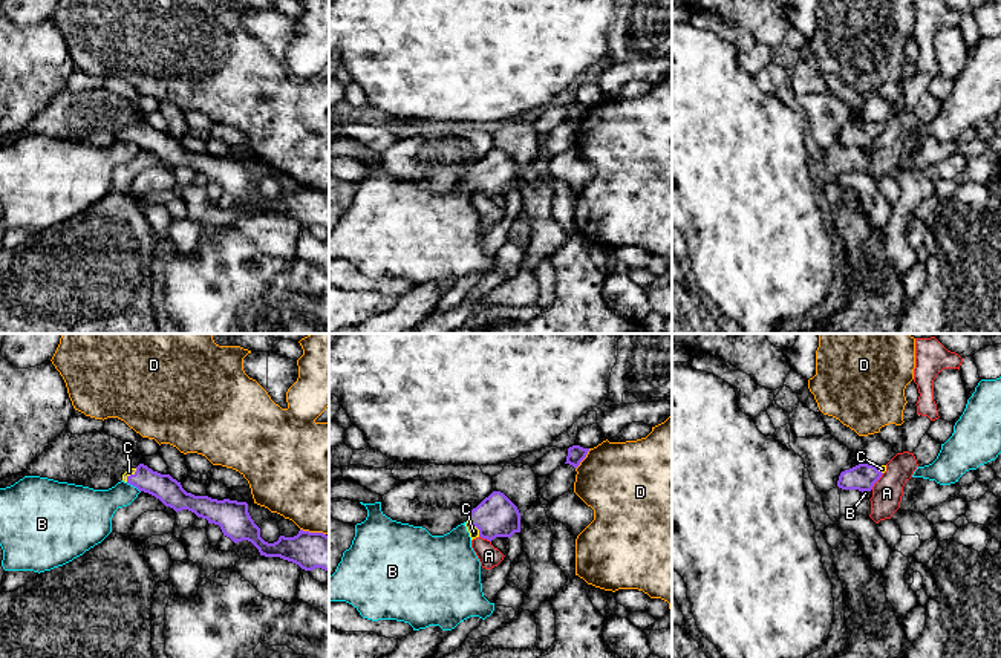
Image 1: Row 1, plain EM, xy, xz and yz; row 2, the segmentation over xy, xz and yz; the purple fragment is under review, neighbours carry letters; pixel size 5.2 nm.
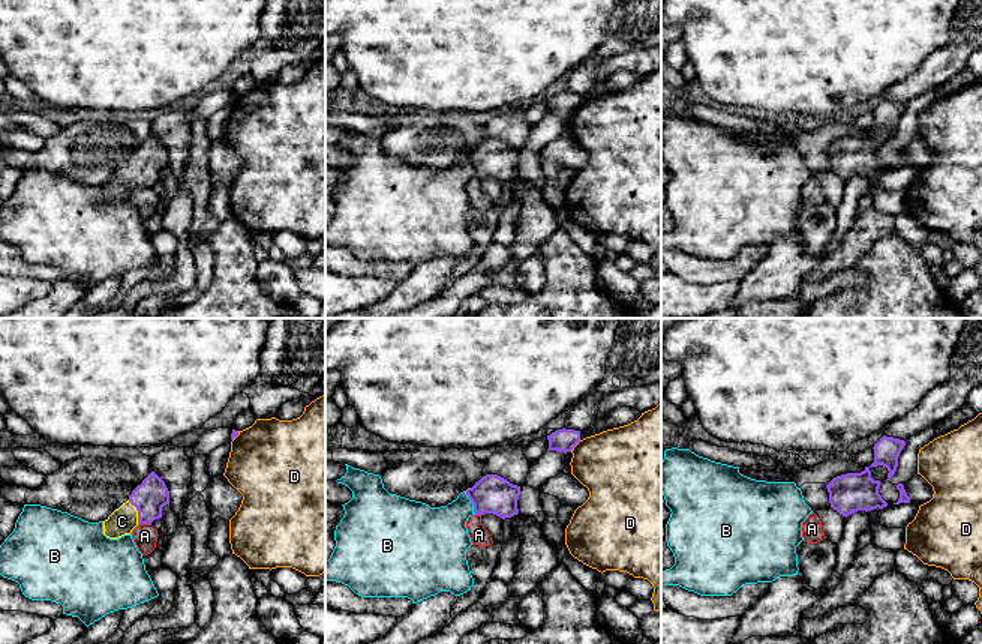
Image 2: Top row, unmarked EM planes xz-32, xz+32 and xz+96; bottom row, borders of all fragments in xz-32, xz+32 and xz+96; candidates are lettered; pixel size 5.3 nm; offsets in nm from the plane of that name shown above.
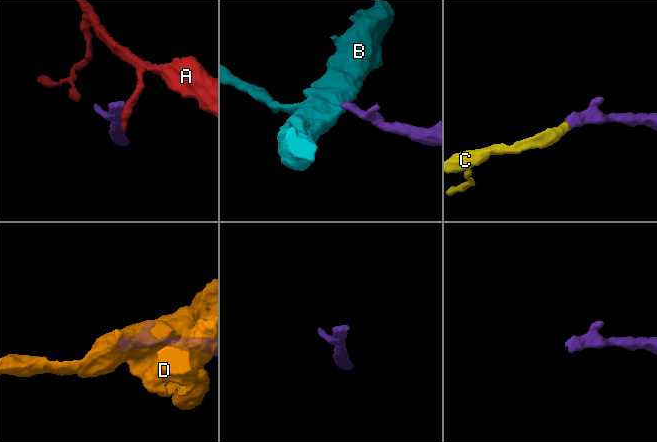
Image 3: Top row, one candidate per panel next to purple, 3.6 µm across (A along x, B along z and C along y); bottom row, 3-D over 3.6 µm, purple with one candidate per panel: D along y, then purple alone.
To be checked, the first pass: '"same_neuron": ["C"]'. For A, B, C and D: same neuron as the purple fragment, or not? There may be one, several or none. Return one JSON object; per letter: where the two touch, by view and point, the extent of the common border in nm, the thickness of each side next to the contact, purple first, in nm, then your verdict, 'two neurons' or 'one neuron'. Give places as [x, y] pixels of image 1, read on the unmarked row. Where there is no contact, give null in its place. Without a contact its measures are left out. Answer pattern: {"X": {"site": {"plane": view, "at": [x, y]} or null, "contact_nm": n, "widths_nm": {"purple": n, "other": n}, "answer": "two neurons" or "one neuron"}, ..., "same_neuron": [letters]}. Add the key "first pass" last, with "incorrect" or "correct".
{"A": {"site": {"plane": "yz", "at": [877, 136]}, "contact_nm": 110, "widths_nm": {"purple": 140, "other": 160}, "answer": "two neurons"}, "B": {"site": {"plane": "xy", "at": [133, 143]}, "contact_nm": 90, "widths_nm": {"purple": 140, "other": 200}, "answer": "two neurons"}, "C": {"site": {"plane": "xz", "at": [476, 184]}, "contact_nm": 110, "widths_nm": {"purple": 220, "other": 50}, "answer": "one neuron"}, "D": {"site": {"plane": "xz", "at": [583, 115]}, "contact_nm": 130, "widths_nm": {"purple": 90, "other": 440}, "answer": "two neurons"}, "same_neuron": ["C"], "first pass": "correct"}

